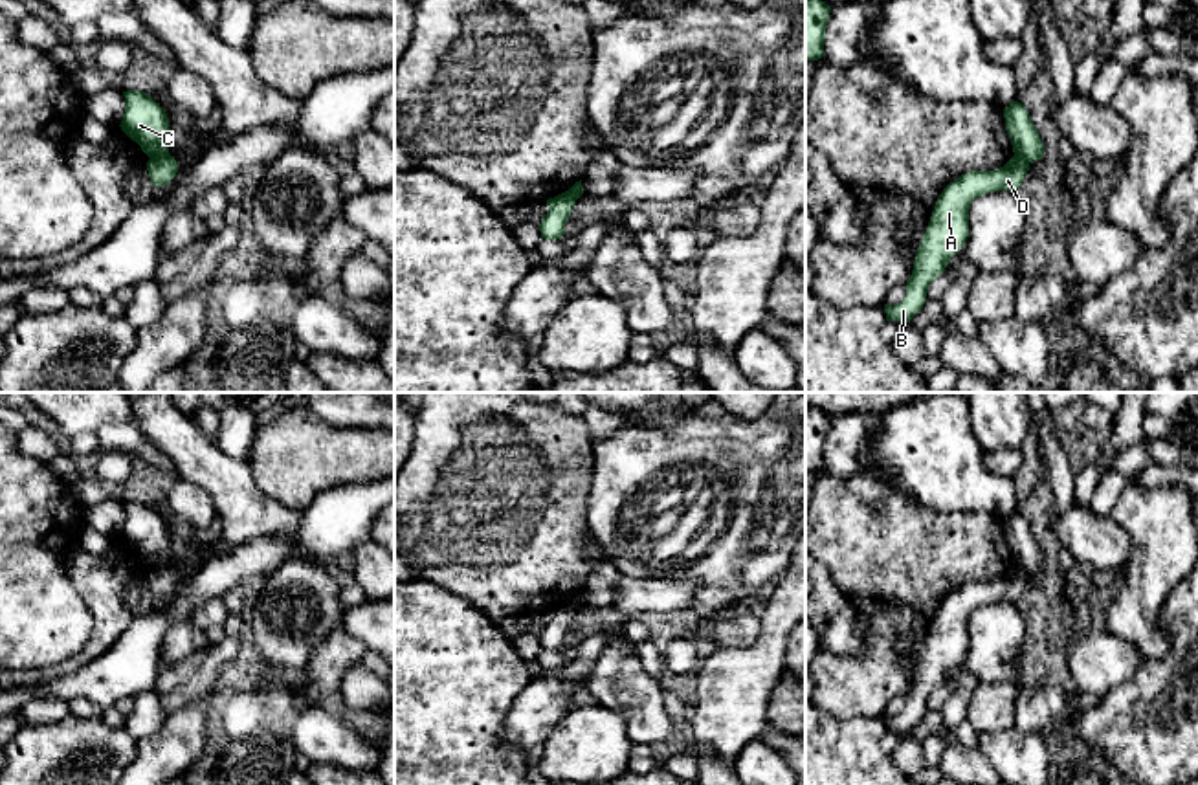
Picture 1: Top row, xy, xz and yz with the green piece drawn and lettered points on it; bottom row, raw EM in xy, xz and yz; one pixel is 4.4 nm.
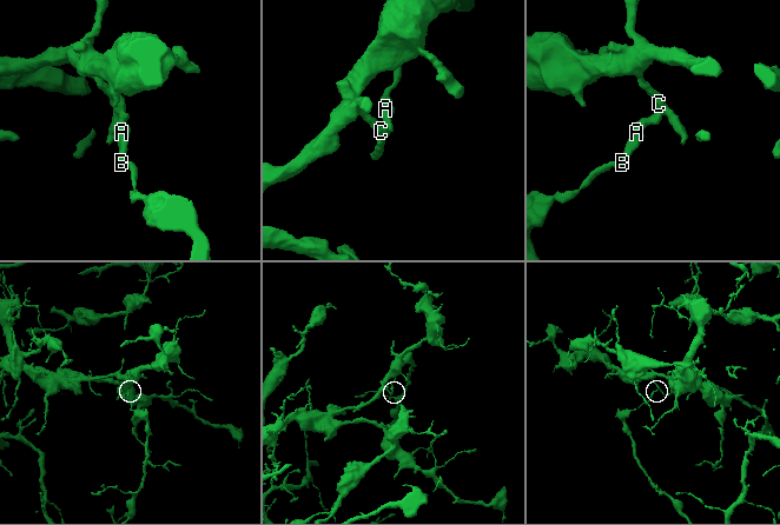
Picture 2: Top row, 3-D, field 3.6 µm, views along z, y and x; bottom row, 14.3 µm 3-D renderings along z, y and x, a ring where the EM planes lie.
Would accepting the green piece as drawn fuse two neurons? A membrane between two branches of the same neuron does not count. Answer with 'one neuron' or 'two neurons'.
two neurons

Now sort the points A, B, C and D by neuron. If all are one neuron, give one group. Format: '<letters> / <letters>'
A B D / C

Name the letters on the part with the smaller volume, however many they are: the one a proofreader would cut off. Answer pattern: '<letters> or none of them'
A, B, D

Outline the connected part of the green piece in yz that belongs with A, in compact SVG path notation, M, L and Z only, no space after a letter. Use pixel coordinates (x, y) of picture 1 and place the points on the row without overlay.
M1013 567L994 581L969 581L950 592L939 605L928 638L917 658L914 680L906 691L906 706L899 715L884 715L886 732L910 734L923 719L928 697L945 682L969 647L969 616L974 609L994 602L1016 603L1029 574Z

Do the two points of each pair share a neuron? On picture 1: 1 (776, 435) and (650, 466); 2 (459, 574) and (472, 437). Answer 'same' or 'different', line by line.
1: same
2: same

